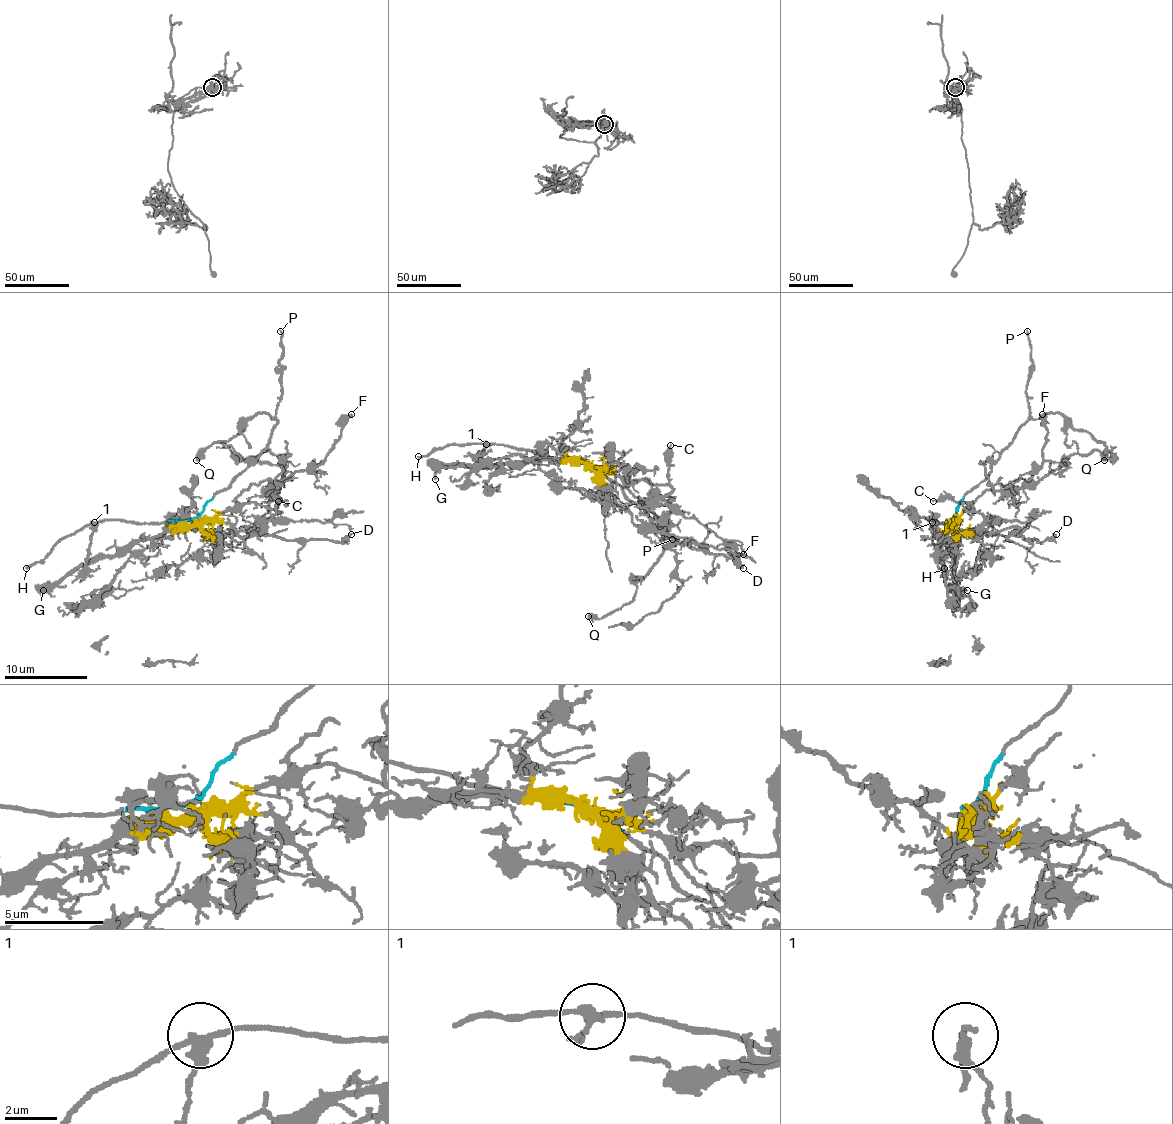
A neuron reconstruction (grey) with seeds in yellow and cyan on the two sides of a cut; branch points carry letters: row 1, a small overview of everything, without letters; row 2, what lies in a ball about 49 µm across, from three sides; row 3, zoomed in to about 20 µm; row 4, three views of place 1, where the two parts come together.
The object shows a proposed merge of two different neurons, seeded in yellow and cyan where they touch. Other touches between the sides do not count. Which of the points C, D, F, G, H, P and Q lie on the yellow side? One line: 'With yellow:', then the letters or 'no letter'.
With yellow: C, D, F, G

